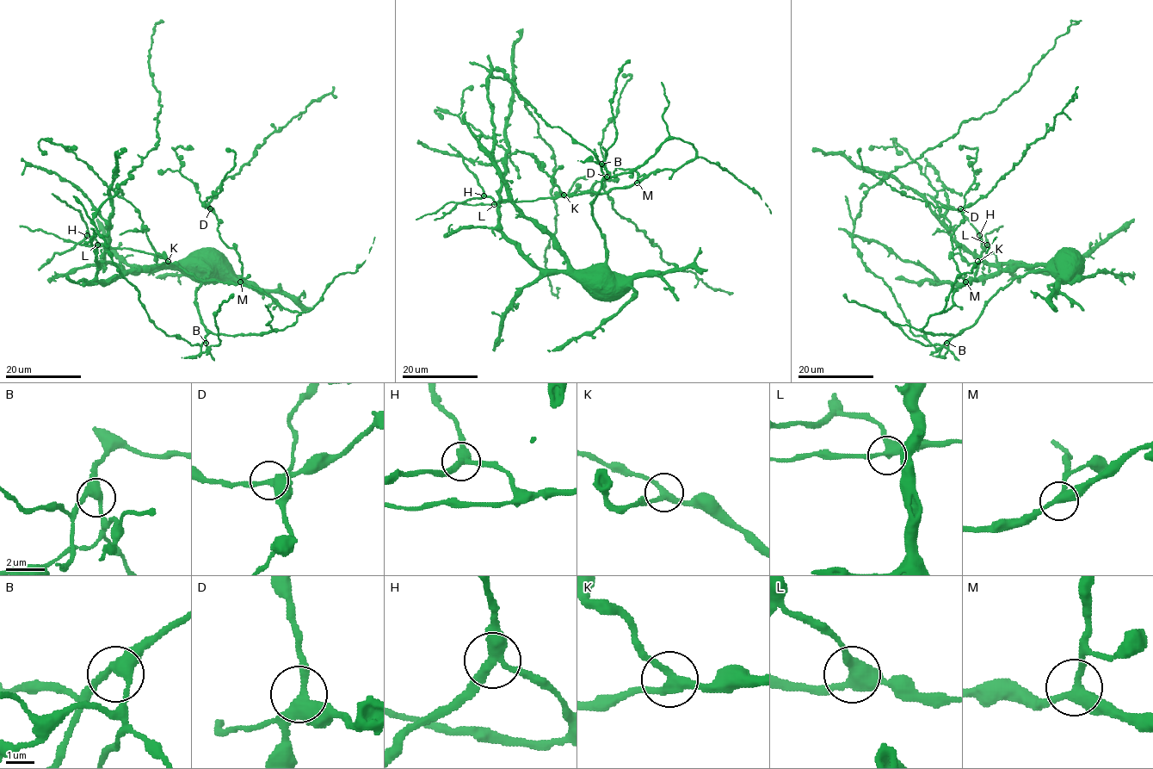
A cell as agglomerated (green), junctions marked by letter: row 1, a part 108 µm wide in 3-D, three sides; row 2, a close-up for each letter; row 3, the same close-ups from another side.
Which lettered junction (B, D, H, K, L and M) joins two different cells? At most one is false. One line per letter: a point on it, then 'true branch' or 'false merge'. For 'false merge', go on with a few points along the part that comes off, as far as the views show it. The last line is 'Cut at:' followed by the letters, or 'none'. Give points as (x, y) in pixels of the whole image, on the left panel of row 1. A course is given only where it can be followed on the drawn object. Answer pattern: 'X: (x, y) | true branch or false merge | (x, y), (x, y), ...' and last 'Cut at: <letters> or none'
B: (206, 343) | true branch
D: (210, 208) | true branch
H: (87, 235) | false merge | (87, 235), (68, 250), (56, 252), (38, 269)
K: (168, 261) | true branch
L: (97, 244) | true branch
M: (240, 282) | true branch
Cut at: H

